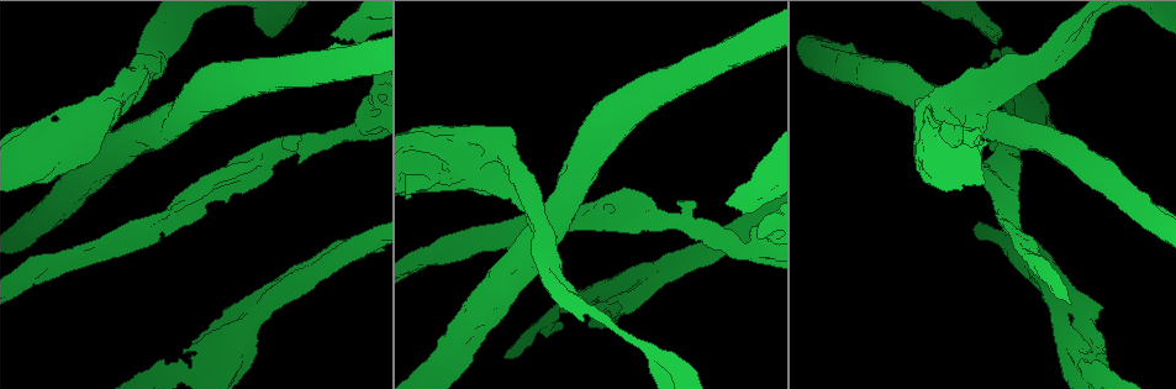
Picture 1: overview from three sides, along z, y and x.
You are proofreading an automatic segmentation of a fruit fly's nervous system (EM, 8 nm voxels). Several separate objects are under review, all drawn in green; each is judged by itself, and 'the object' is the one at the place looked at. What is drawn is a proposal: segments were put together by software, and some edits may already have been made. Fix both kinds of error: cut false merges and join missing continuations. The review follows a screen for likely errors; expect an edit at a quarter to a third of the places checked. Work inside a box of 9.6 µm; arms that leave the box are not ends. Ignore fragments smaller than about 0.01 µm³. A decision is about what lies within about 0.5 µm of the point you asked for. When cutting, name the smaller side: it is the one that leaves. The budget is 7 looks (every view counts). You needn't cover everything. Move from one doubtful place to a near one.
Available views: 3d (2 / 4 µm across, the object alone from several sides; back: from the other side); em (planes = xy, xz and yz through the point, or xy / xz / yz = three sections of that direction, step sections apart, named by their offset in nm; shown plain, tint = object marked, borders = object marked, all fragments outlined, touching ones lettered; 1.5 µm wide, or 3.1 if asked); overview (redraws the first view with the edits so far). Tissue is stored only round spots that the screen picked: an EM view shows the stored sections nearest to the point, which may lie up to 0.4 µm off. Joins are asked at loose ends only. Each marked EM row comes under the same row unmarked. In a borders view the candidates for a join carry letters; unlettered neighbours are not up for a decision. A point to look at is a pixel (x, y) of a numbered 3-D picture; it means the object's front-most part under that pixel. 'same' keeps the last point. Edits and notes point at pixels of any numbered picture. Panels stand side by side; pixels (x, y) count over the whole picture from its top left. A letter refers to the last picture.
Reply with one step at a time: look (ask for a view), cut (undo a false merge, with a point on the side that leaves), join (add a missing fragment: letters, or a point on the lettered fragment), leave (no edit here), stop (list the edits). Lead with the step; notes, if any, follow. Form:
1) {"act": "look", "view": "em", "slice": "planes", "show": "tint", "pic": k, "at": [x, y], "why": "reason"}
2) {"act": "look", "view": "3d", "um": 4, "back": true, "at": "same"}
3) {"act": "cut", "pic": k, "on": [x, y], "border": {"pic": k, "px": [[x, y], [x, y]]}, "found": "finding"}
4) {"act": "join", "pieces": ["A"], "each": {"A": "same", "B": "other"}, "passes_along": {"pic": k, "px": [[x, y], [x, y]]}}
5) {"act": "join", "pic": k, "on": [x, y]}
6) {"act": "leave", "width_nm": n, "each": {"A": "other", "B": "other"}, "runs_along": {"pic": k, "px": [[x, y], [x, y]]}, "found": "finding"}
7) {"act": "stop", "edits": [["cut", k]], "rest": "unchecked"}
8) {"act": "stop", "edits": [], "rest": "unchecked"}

{"act": "look", "view": "em", "slice": "planes", "show": "borders", "pic": 1, "at": [994, 37], "why": "branch stops here"}

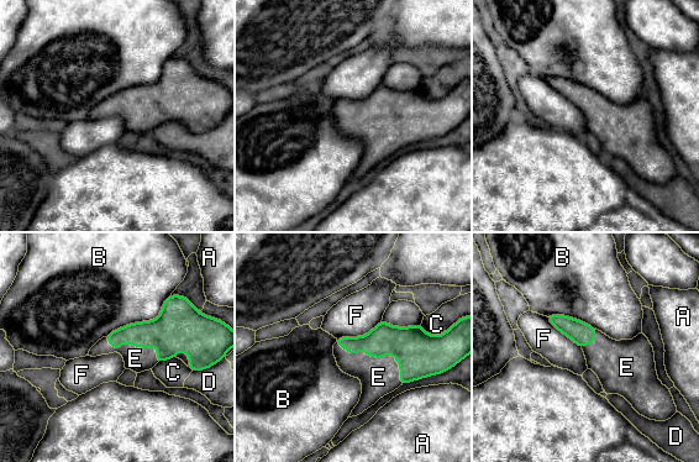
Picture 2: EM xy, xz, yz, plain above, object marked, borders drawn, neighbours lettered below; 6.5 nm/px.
{"act": "join", "pieces": ["E"], "each": {"A": "other", "B": "other", "C": "other", "D": "other", "E": "same", "F": "other"}, "passes_along": {"pic": 2, "px": [[413, 348], [376, 357], [378, 377]]}, "found": "it goes on there"}

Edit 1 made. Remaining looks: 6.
{"act": "look", "view": "overview", "why": "see it whole again"}

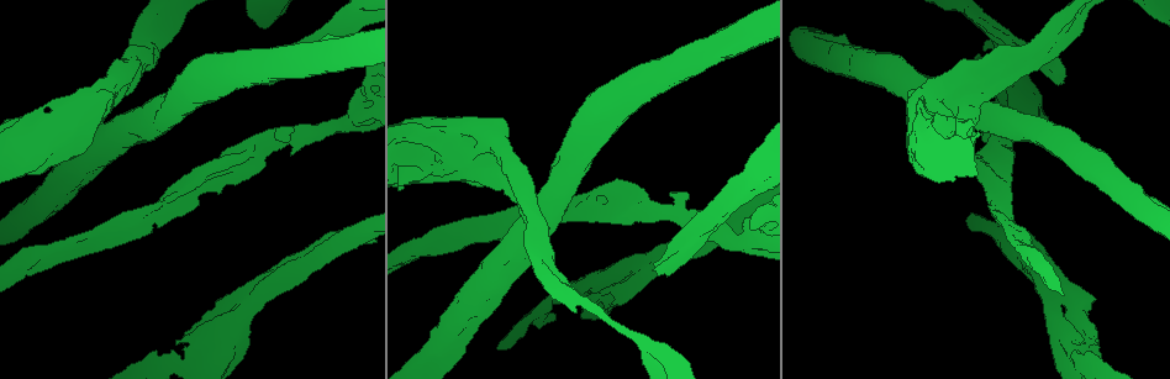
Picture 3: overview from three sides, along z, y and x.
{"act": "look", "view": "3d", "um": 4, "back": true, "pic": 3, "at": [367, 84], "why": "calibre changes"}

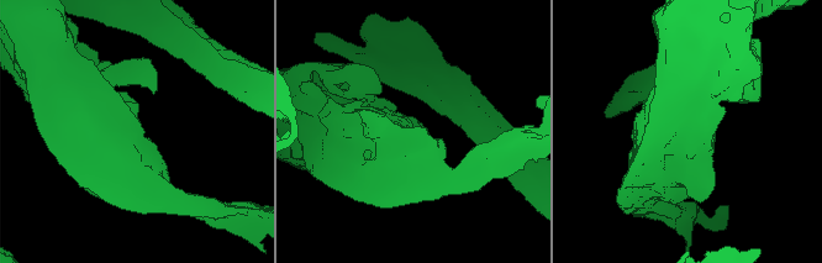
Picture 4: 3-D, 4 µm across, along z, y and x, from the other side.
{"act": "look", "view": "em", "slice": "yz", "step": 4, "show": "tint", "at": "same", "why": "need the tissue"}

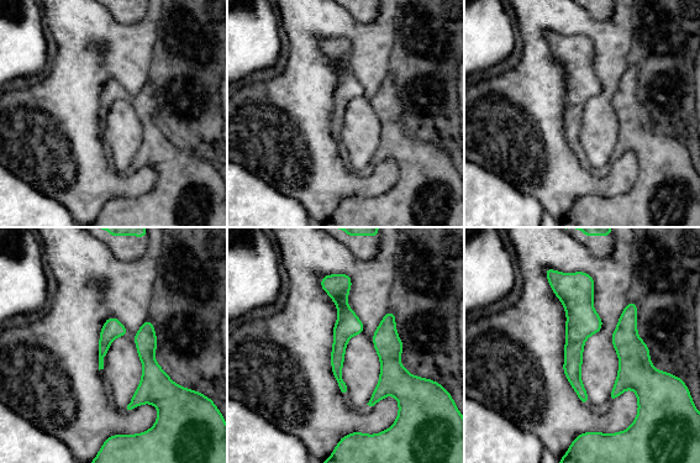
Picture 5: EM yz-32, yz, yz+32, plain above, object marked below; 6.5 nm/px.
{"act": "look", "view": "em", "slice": "planes", "show": "borders", "at": "same"}

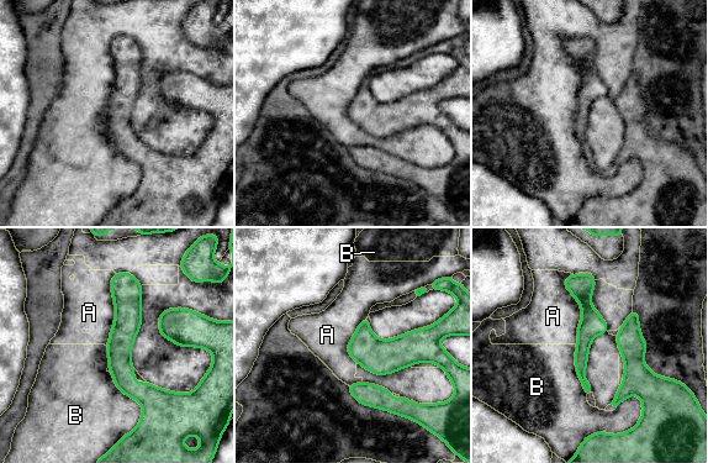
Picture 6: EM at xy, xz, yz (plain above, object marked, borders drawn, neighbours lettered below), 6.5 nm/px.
{"act": "leave", "width_nm": 160, "each": {"A": "other", "B": "other"}, "border": {"pic": 6, "px": [[570, 274], [576, 345]]}, "found": "one neuron here"}

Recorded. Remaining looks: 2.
{"act": "look", "view": "em", "slice": "planes", "show": "borders", "pic": 3, "at": [687, 196], "why": "branch stops here"}

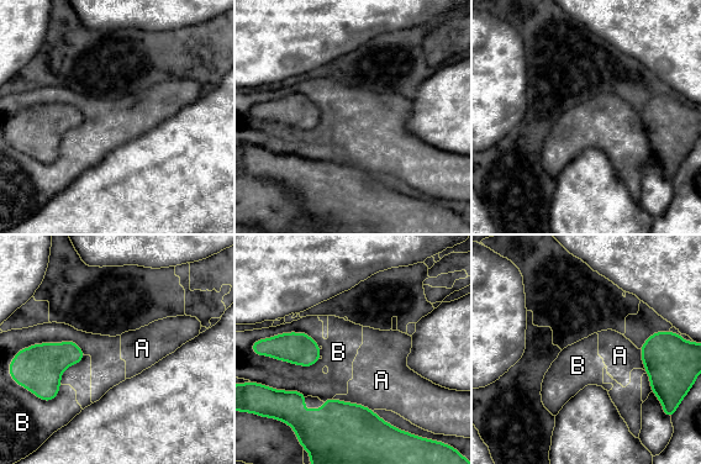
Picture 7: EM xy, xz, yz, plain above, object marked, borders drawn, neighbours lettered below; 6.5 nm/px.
{"act": "leave", "each": {"A": "other", "B": "other"}, "found": "none of them fits"}

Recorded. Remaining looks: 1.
{"act": "stop", "edits": [["join", 2]], "rest": "unchecked"}

